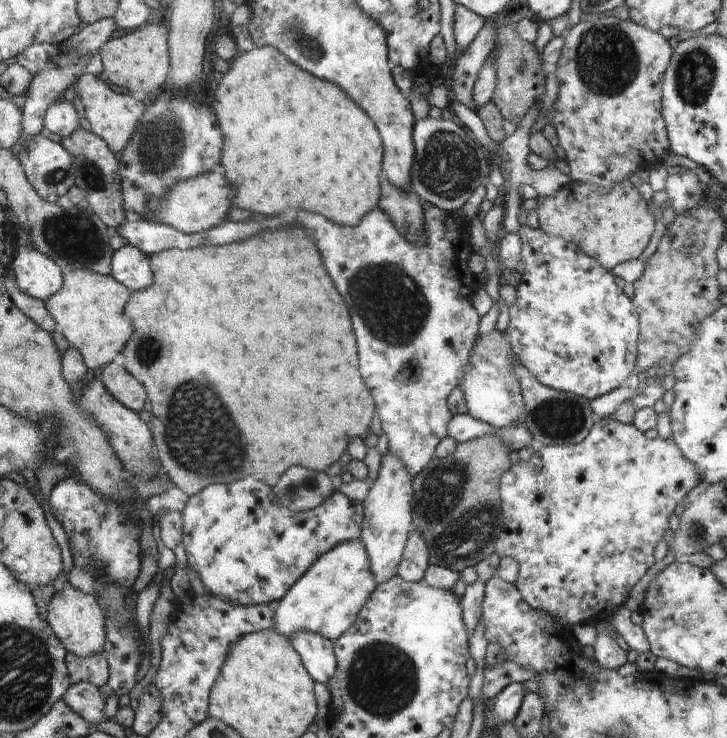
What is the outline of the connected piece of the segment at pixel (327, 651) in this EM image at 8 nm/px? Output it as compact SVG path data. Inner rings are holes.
M300 631L289 639L316 684L326 684L334 676L338 666L333 642L320 633L310 631Z

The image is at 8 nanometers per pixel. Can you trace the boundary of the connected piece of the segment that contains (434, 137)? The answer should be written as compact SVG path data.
M429 116L416 120L415 149L409 189L419 196L421 202L428 202L454 214L478 187L489 184L490 156L478 144L472 131L456 119L433 119Z

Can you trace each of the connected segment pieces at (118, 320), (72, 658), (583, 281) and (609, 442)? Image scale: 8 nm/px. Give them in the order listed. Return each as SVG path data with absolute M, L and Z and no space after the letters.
M74 267L63 272L63 288L45 300L48 312L55 320L59 332L70 346L78 349L87 368L107 366L116 354L127 346L135 329L124 316L123 310L132 294L127 285L120 284L112 275L103 275L84 267Z
M103 652L84 658L68 653L67 665L71 671L72 684L88 681L100 688L110 678L110 665Z
M527 225L521 226L518 236L522 241L523 246L523 260L524 272L521 273L522 282L516 287L517 300L516 303L509 308L510 322L505 330L511 342L512 350L515 352L519 363L525 366L535 377L538 382L544 386L567 392L574 393L578 396L587 398L589 401L598 399L599 396L606 395L607 392L614 391L622 385L622 382L634 373L634 368L637 368L637 348L638 348L638 315L633 302L626 298L626 294L616 286L614 276L610 274L610 270L604 270L603 265L595 259L595 257L588 256L583 250L578 248L574 243L564 240L560 236L554 236L550 233L545 233L542 229L538 228L532 230Z
M611 417L597 418L588 436L585 436L585 439L578 444L542 446L527 461L514 459L513 465L499 480L499 495L502 501L504 522L503 529L498 536L498 542L495 544L496 554L501 558L512 557L518 561L519 571L515 584L522 593L523 599L533 609L546 612L550 616L556 615L558 620L563 620L570 626L580 623L596 623L597 621L610 622L614 613L620 607L625 606L630 590L648 572L648 568L654 564L654 556L652 556L654 546L662 538L665 538L668 520L674 514L674 508L678 504L683 504L686 496L696 488L702 478L699 466L683 455L679 445L672 437L648 439L634 424L624 424Z

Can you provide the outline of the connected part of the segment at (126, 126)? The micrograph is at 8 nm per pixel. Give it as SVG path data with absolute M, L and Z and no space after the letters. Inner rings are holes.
M85 73L78 78L77 91L84 104L85 118L88 120L91 130L106 142L114 154L119 156L120 152L130 144L130 140L147 110L144 106L145 102L138 102L134 98L134 94L130 96L130 94L112 90L98 75L92 73Z

